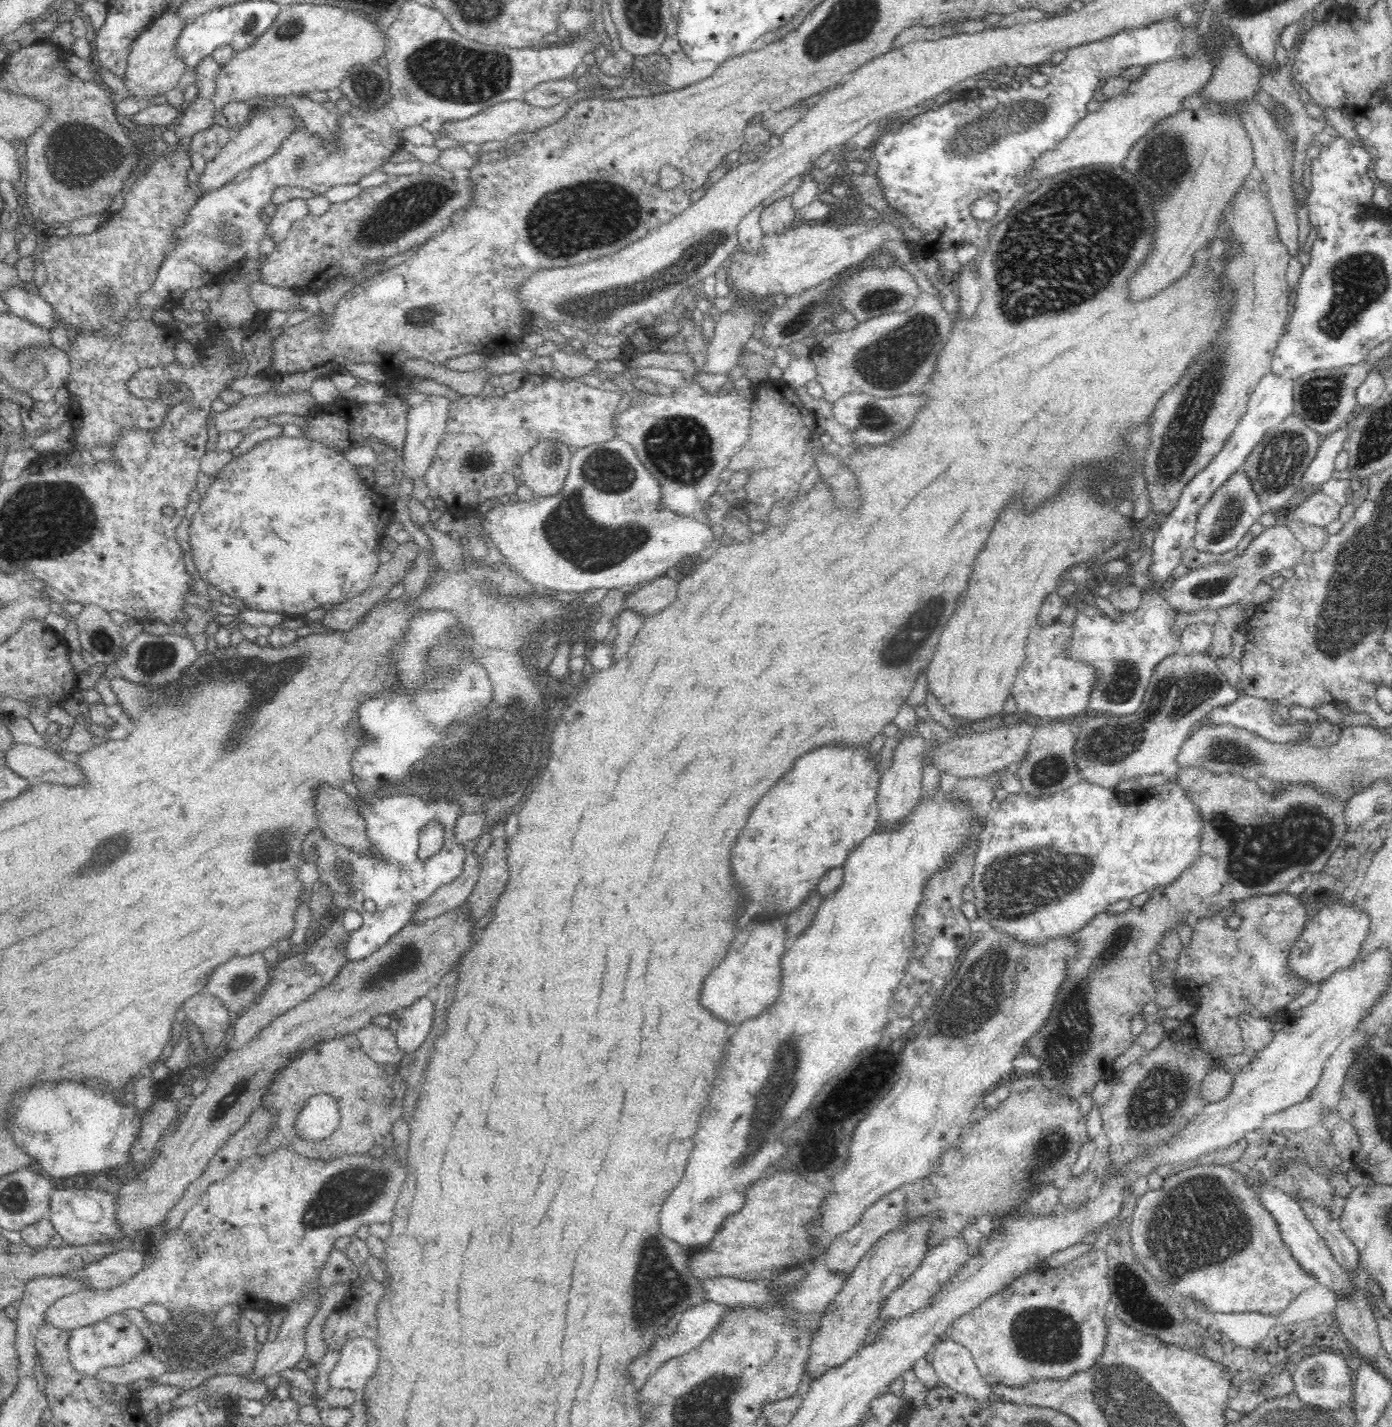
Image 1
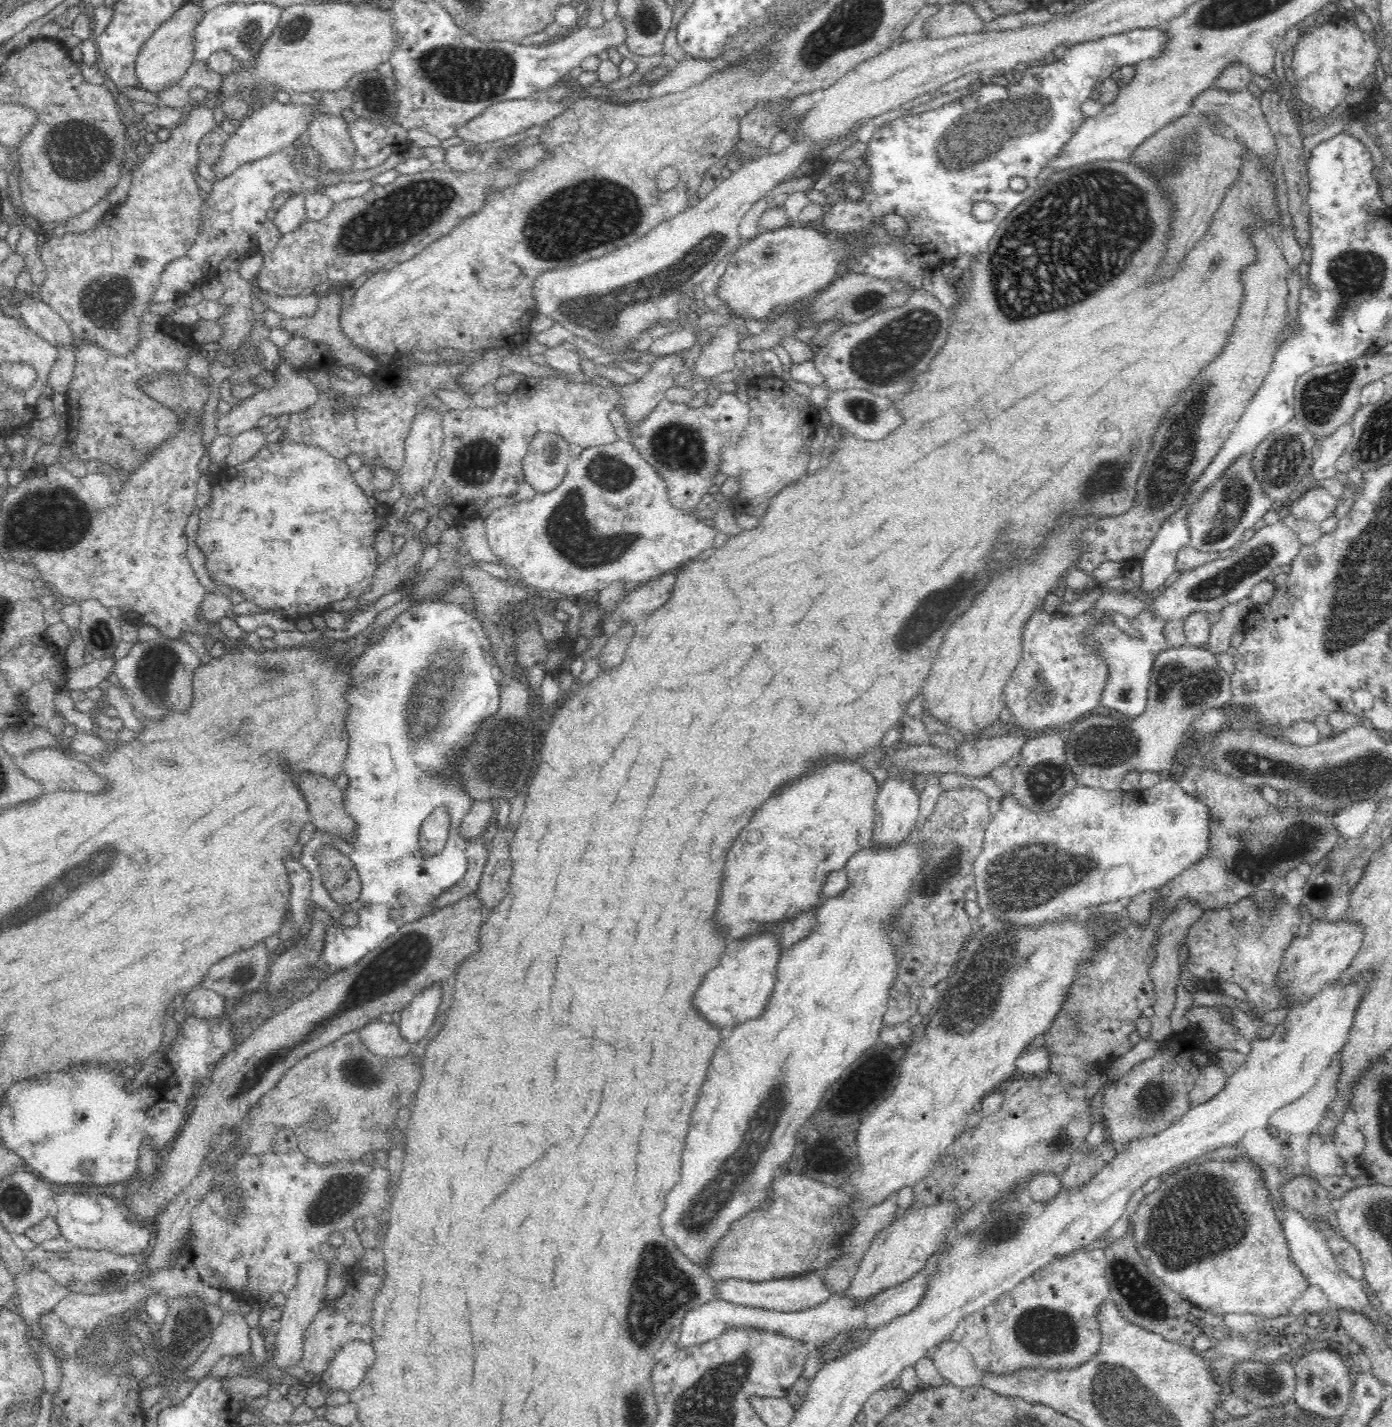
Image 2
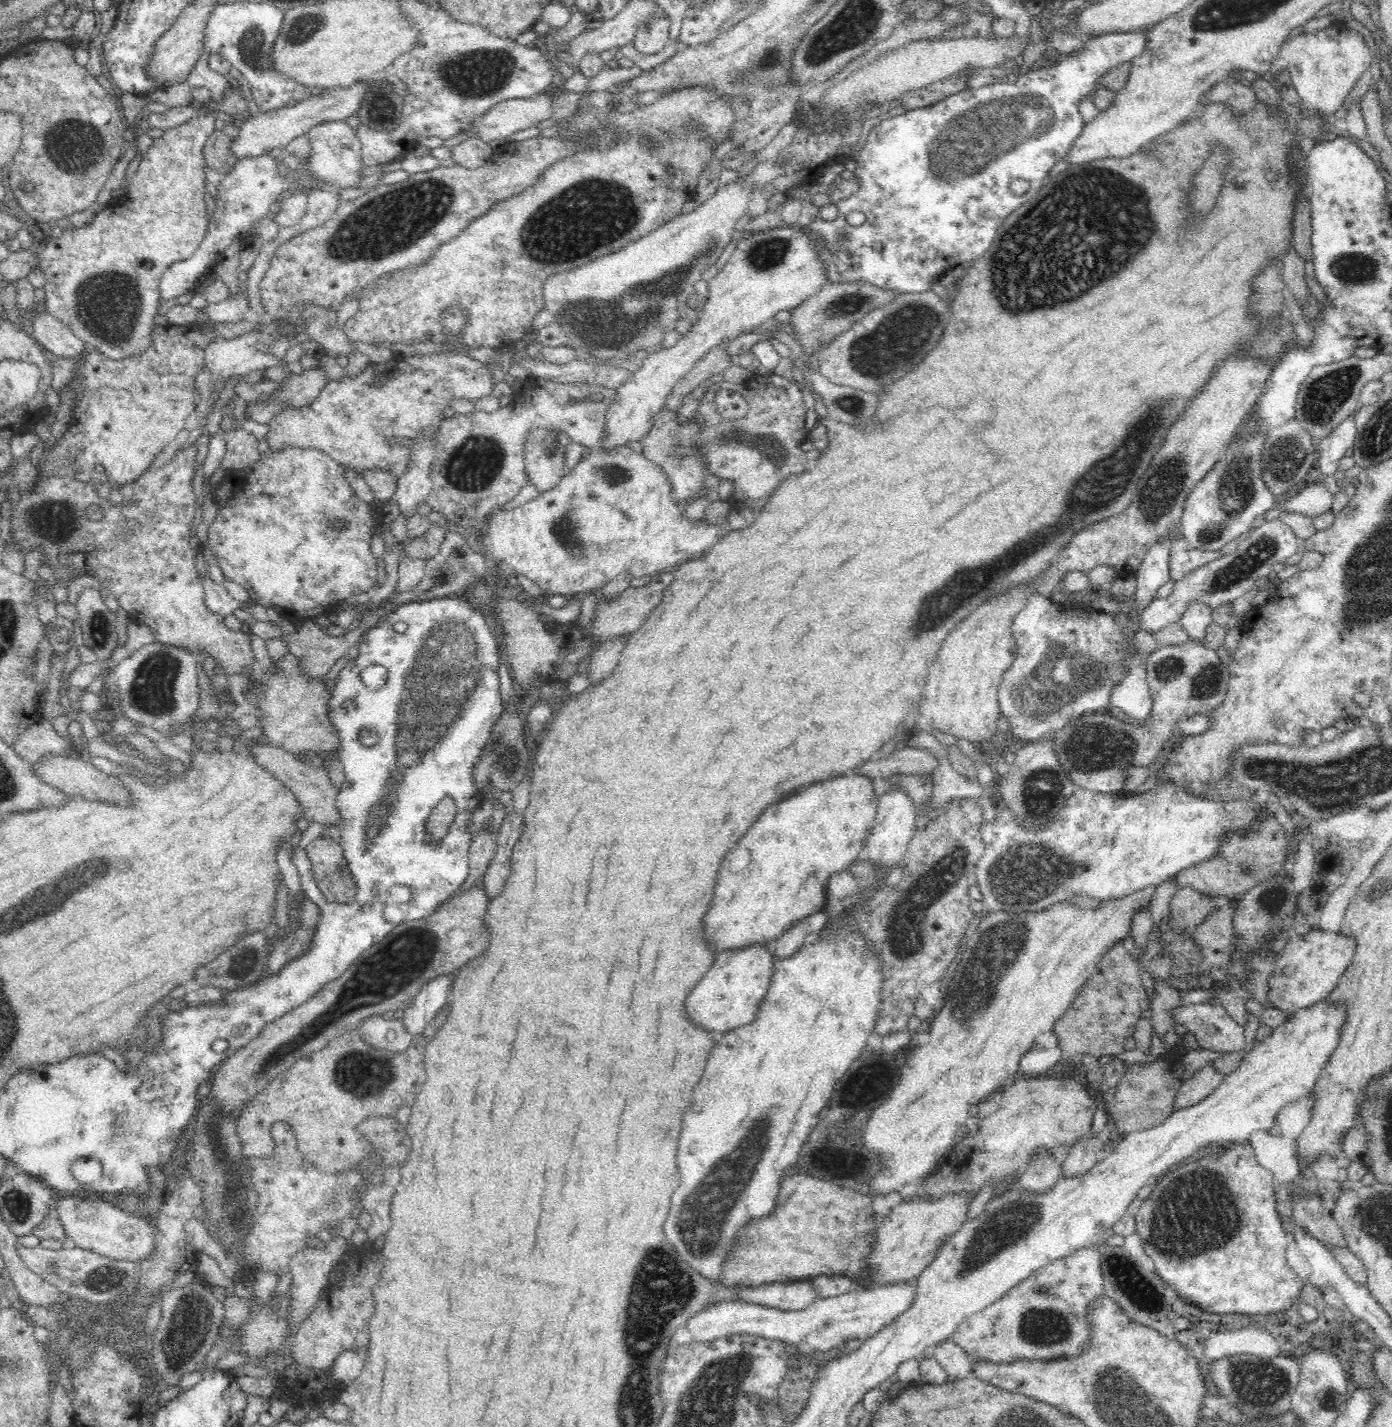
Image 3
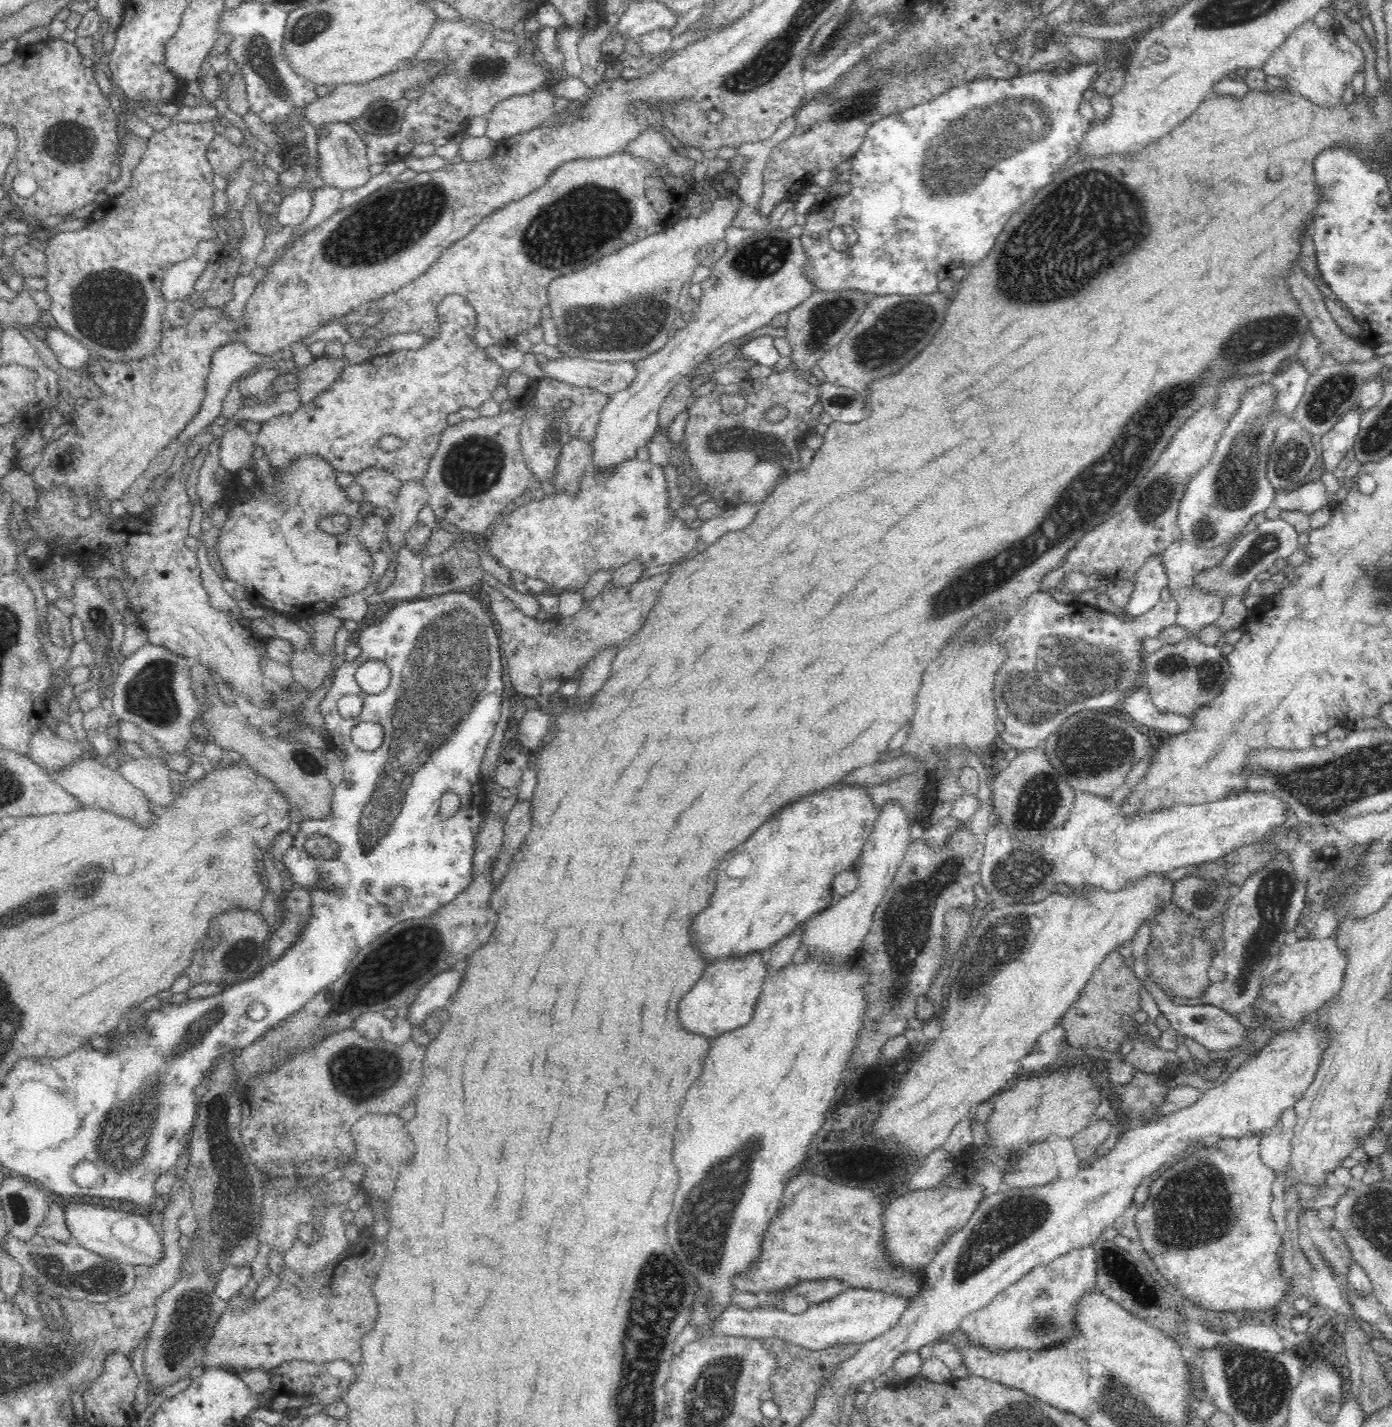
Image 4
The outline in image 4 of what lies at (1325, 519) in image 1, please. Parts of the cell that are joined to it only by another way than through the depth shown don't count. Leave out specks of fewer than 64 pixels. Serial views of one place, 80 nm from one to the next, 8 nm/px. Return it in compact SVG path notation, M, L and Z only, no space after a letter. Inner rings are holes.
M1322 479L1300 485L1293 491L1276 490L1274 506L1281 511L1302 511L1314 514L1316 510L1330 506L1330 497Z

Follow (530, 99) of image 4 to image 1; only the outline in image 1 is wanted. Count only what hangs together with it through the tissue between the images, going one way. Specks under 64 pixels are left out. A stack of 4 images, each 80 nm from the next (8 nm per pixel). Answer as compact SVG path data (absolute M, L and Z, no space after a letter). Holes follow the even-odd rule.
M523 99L500 102L481 110L470 118L446 121L442 126L442 130L440 130L439 136L450 137L464 144L473 142L478 145L490 142L490 140L510 140L514 134L534 132L558 122L573 105L574 102L571 99L566 99L562 104L556 104L556 106L550 106L550 108L538 108L524 102Z

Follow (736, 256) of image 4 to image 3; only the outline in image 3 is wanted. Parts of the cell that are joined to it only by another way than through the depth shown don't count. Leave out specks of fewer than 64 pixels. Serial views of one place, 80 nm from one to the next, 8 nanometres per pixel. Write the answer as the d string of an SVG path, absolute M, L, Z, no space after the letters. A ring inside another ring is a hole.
M780 226L758 233L750 233L740 239L735 243L733 253L721 271L708 281L708 300L705 306L695 313L694 319L691 321L690 332L686 336L682 336L673 347L648 355L639 364L639 369L633 373L631 378L620 385L617 390L617 398L612 402L607 413L607 436L604 437L599 448L606 449L607 452L616 452L615 450L620 445L638 442L652 430L656 416L665 407L674 386L711 348L718 346L722 339L732 340L738 337L740 332L752 332L752 328L756 328L756 326L770 325L773 322L773 317L780 310L791 312L807 298L816 294L825 284L828 284L828 277L826 277L824 261L818 255L814 241L808 237L808 232L805 229L798 226Z

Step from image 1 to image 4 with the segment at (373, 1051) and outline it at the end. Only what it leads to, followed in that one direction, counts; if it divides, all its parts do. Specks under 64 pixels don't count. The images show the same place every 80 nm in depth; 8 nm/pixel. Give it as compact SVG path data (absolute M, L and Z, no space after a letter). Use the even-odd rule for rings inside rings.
M368 1012L362 1014L352 1026L360 1036L372 1042L378 1040L402 1046L412 1039L411 1023L406 1017L398 1015L390 1020L382 1013Z

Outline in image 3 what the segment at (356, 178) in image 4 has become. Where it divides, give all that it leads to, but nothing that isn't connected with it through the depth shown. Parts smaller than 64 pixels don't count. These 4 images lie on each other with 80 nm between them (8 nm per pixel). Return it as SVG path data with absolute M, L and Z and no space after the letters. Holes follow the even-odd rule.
M337 120L313 126L307 135L311 142L311 156L307 169L318 179L323 180L326 187L337 190L339 188L355 188L363 178L358 175L358 172L364 167L361 164L361 142L356 131L346 121Z

